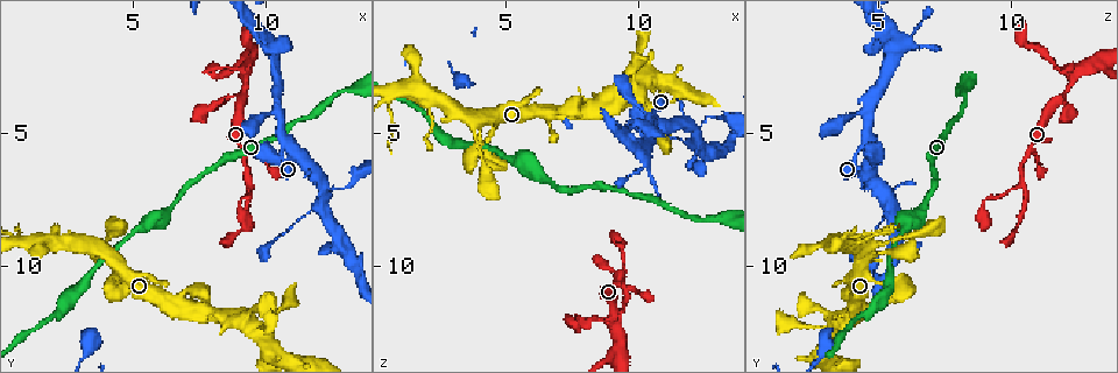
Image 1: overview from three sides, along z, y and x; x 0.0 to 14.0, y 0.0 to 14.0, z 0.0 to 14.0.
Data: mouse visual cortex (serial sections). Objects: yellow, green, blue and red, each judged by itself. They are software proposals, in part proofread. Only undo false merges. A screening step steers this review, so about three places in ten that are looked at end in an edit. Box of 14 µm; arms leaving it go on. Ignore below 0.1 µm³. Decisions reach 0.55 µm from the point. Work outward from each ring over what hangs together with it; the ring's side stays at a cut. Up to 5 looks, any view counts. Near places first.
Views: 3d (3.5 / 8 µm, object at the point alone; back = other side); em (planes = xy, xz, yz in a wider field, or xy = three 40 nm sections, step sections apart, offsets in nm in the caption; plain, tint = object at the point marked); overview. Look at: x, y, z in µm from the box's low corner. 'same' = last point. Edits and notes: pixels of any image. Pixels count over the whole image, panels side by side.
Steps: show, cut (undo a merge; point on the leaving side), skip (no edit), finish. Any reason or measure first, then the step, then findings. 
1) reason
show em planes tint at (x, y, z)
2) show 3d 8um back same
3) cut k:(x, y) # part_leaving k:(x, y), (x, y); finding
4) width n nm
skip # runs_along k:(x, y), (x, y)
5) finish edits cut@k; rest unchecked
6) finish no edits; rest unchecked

thick turns thin
show 3d 3.5um at (5.3, 8.6, 6.1)

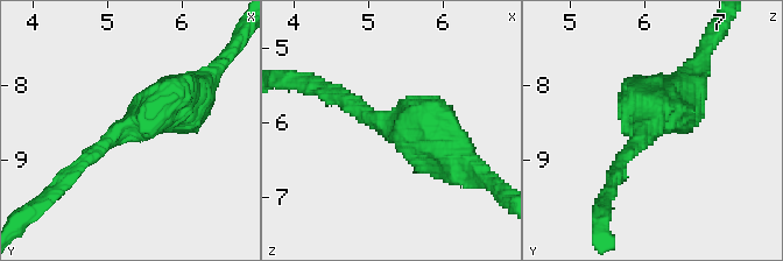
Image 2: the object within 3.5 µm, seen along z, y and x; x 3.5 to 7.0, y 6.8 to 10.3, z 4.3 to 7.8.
show em xy step 2 tint at (5.35, 8.55, 6.05)

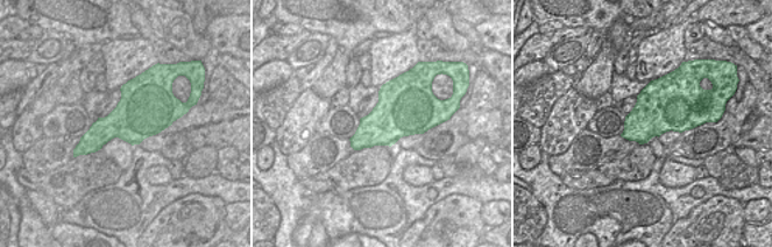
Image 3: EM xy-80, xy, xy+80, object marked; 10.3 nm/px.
skip # runs_along 2:(205, 82), (87, 156); all the same cell

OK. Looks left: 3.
arms part here
show 3d 3.5um at (9.4, 6.9, 10.3)

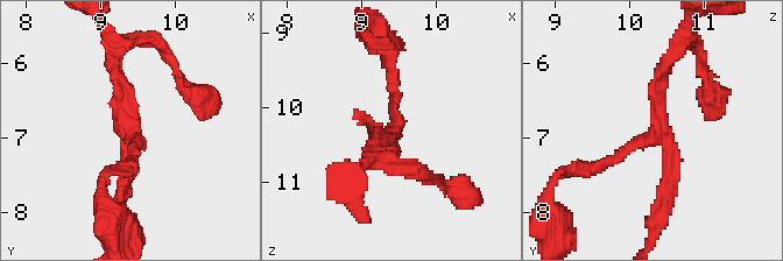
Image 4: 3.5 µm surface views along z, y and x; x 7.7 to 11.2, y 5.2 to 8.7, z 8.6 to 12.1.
skip # runs_along 4:(672, 57), (658, 129), (595, 164); continuous, no second cell

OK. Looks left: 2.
finish no edits; rest unchecked

